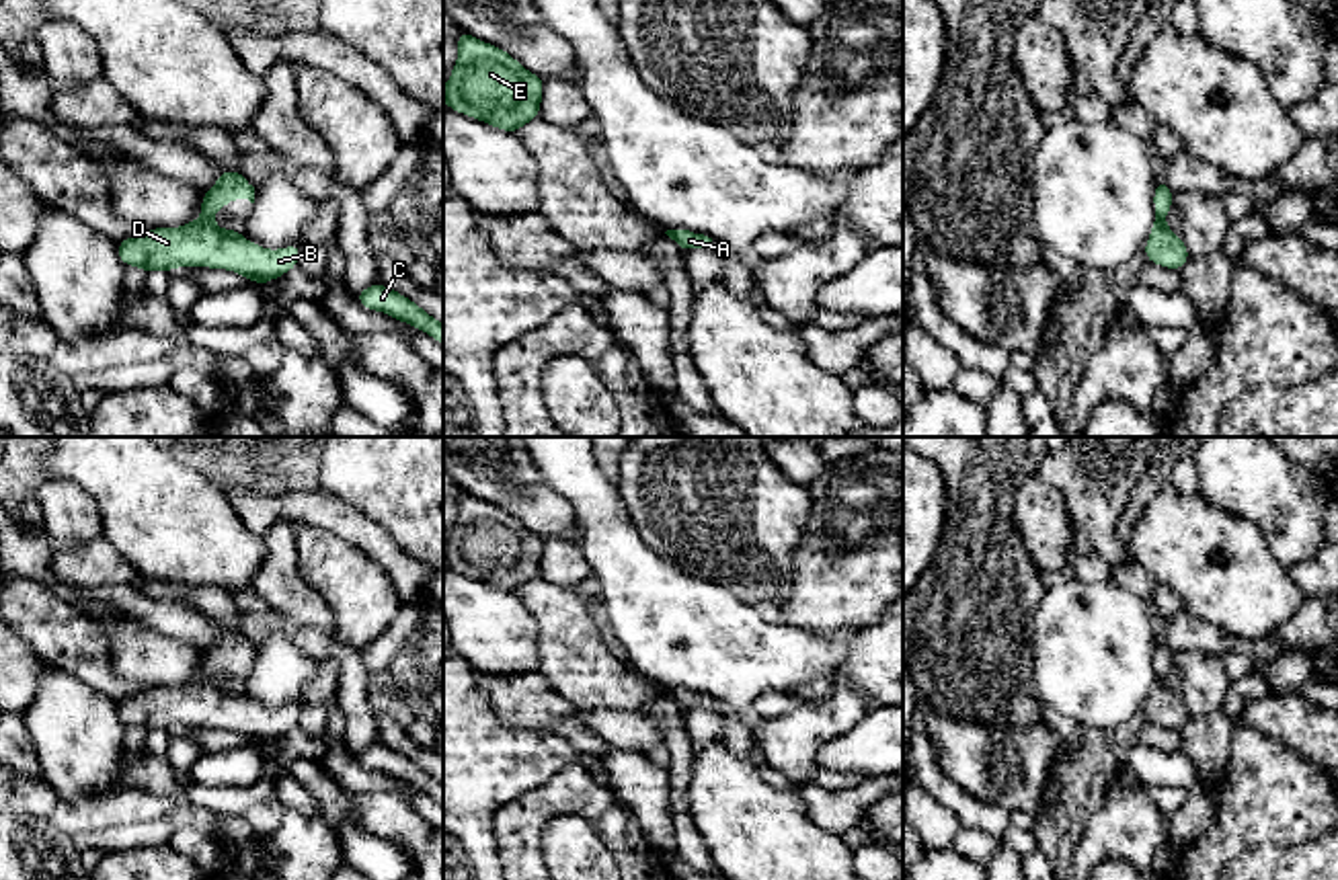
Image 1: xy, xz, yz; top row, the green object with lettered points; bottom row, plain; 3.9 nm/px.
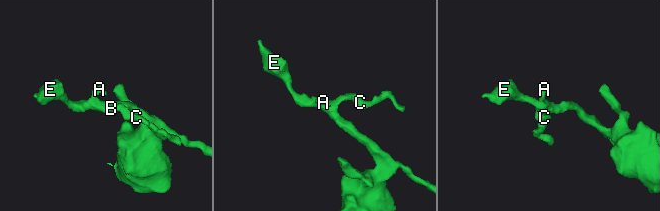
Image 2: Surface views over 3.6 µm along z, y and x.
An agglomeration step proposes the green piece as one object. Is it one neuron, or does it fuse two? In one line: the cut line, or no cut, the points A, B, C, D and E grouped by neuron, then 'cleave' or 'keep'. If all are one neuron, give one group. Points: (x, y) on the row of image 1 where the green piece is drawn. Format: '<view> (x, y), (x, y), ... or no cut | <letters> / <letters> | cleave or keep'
no cut | A B C D E | keep

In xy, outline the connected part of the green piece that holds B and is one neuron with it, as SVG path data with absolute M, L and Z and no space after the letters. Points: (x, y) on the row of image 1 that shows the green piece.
M222 170L215 185L201 195L201 217L179 228L152 228L117 242L119 261L146 273L176 267L207 267L234 271L257 285L265 285L298 267L302 244L279 250L246 240L238 228L213 224L220 207L232 199L254 203L254 187L240 170Z

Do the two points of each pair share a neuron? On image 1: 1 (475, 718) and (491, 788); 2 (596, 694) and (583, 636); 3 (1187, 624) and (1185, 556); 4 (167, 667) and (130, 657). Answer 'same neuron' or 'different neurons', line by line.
1: same neuron
2: same neuron
3: different neurons
4: same neuron

